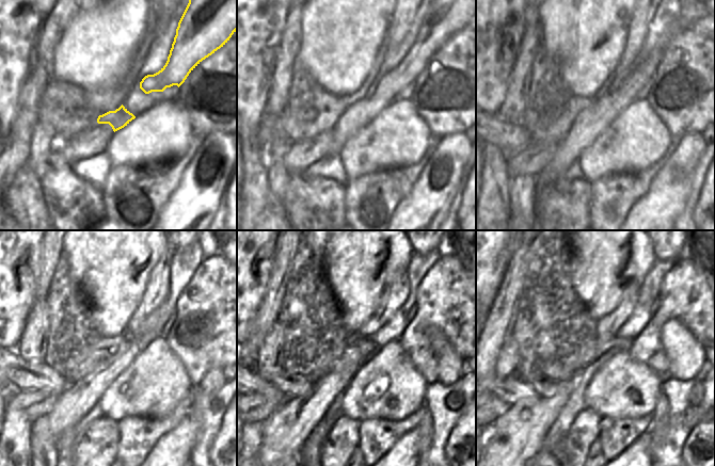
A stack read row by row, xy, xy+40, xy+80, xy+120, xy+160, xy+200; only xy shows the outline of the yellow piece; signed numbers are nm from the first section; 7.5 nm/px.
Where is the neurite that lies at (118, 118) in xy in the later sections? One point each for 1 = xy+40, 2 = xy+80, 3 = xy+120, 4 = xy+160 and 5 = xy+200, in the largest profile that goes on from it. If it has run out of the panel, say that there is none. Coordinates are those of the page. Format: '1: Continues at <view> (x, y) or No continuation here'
1: Continues at xy+40 (448, 13)
2: Continues at xy+80 (591, 122)
3: Continues at xy+120 (79, 398)
4: Continues at xy+160 (283, 433)
5: Continues at xy+200 (517, 436).

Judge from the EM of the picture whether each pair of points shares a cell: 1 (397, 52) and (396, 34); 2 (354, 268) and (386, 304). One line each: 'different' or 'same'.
1: different
2: different

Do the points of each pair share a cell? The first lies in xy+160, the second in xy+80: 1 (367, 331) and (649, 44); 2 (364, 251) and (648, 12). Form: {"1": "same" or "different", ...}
{"1": "different", "2": "different"}

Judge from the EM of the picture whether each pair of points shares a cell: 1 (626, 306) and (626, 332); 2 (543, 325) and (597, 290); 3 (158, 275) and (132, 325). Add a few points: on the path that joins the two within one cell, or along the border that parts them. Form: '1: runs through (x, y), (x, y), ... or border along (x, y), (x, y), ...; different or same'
1: border along (638, 298), (633, 311), (615, 336); different
2: border along (571, 276), (576, 294), (596, 320); different
3: runs through (158, 288), (154, 298), (142, 312); same

